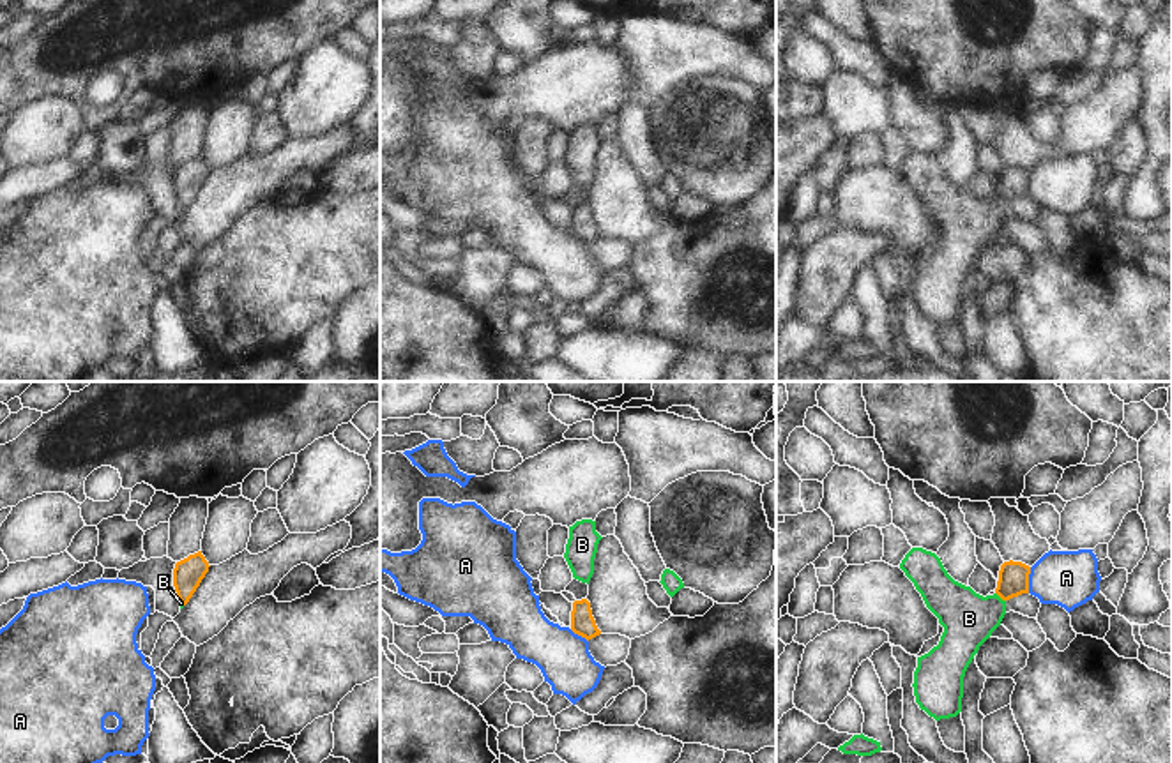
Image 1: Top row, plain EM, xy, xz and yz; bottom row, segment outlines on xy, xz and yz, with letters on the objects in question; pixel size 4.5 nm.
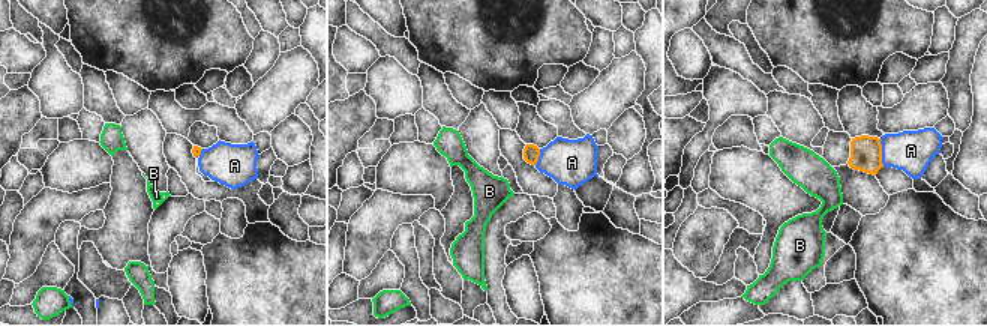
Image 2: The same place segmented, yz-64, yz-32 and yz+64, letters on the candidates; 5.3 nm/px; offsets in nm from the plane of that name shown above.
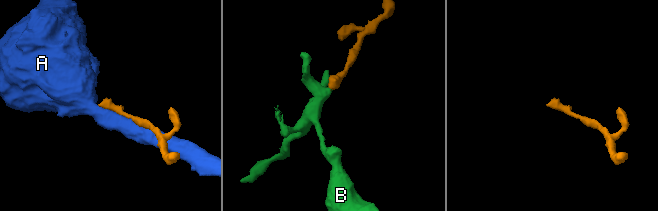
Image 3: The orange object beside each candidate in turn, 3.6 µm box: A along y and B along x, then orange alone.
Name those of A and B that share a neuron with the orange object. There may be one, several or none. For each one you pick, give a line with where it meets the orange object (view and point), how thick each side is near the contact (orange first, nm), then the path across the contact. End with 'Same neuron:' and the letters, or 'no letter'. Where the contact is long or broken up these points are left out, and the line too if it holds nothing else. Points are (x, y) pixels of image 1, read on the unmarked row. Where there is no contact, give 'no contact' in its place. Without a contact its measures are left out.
B: yz (1001, 202) | 140/240 nm | across yz (1013, 182), (1001, 202), (983, 219), (969, 223)
Same neuron: B

